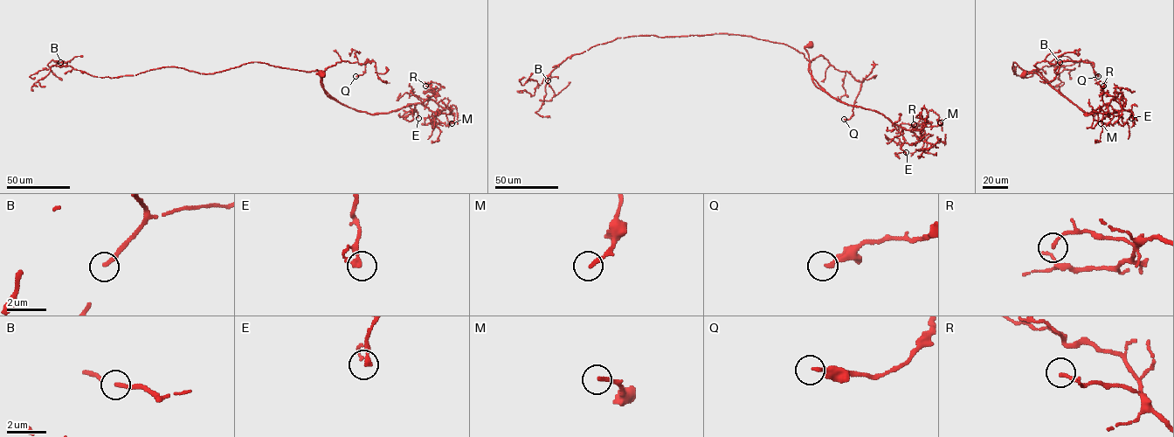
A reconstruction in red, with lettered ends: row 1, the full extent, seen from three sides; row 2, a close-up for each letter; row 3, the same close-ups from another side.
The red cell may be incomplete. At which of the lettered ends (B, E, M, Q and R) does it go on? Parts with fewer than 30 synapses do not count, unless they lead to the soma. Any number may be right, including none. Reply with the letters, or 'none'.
none

